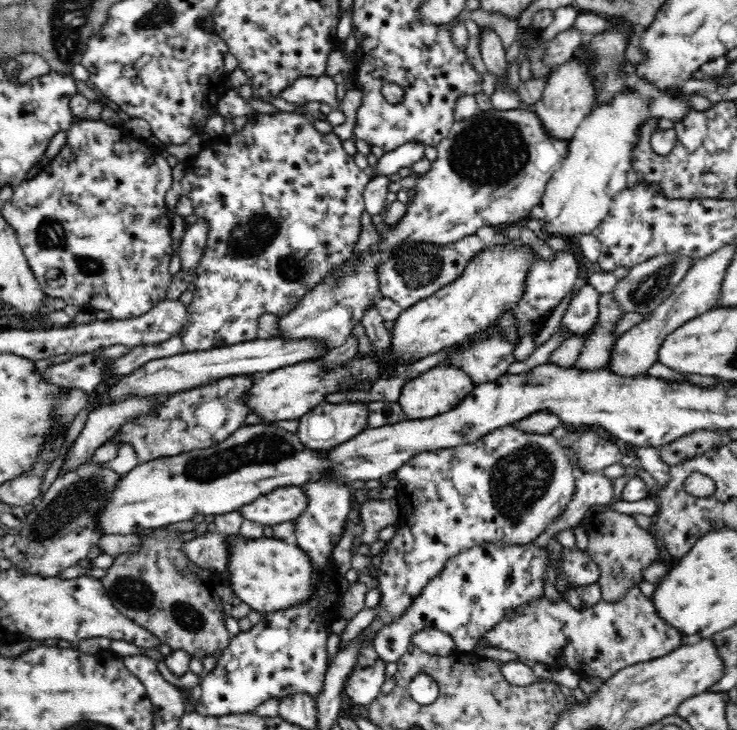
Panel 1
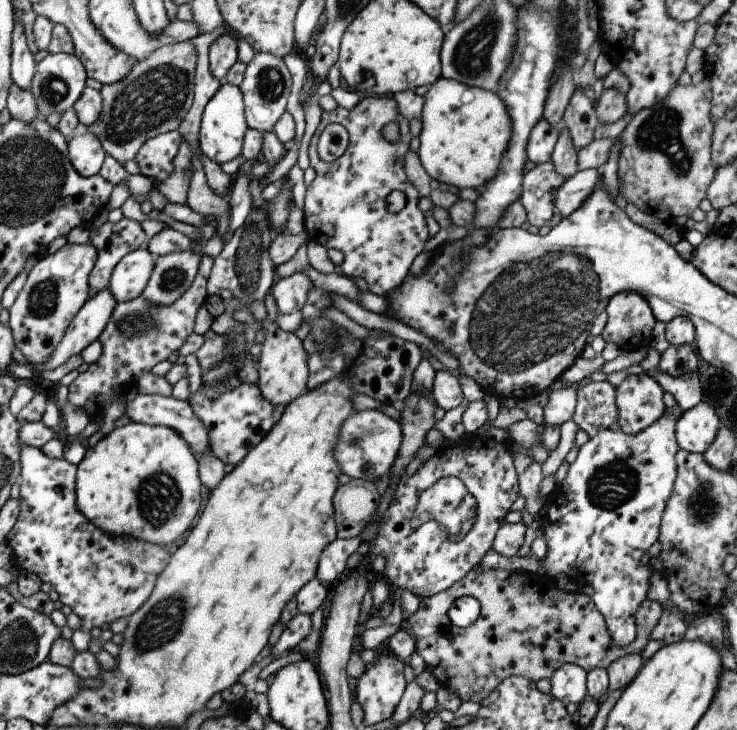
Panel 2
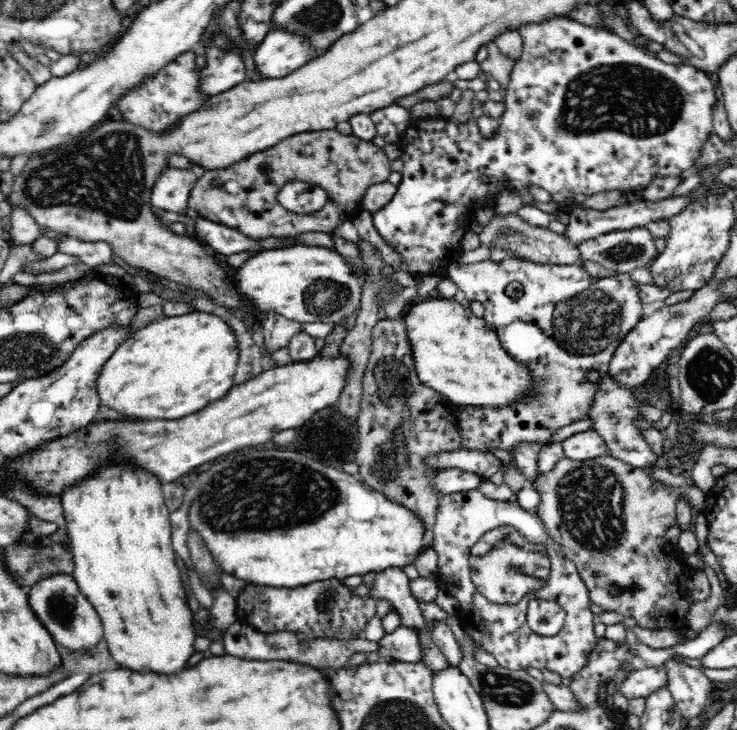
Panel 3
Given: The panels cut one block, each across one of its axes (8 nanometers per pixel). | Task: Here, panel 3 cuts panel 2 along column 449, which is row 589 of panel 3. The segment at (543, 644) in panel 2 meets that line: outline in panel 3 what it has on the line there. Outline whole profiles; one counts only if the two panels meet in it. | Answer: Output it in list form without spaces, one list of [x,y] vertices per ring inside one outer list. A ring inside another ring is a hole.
[[[602,456],[591,460],[576,461],[568,458],[564,458],[558,462],[550,472],[541,473],[533,486],[538,491],[540,496],[539,504],[536,508],[536,513],[540,517],[540,520],[544,523],[546,530],[550,537],[552,537],[557,544],[560,544],[563,554],[566,559],[570,559],[574,566],[578,569],[582,583],[586,585],[586,591],[588,591],[589,599],[592,603],[597,604],[606,612],[618,612],[623,617],[633,618],[636,624],[641,628],[648,628],[648,630],[660,630],[662,628],[669,628],[678,632],[678,634],[685,634],[684,626],[686,620],[688,620],[688,612],[690,612],[690,606],[694,602],[688,599],[688,593],[690,590],[689,582],[693,575],[693,571],[687,567],[686,563],[681,558],[681,552],[671,547],[666,538],[664,532],[670,526],[676,523],[676,501],[678,498],[685,497],[684,492],[680,493],[679,487],[671,485],[665,486],[665,483],[657,481],[652,477],[652,471],[649,468],[636,468],[632,465],[626,464],[626,462],[613,458],[612,456]],[[610,584],[618,584],[623,590],[623,594],[618,598],[612,598],[608,593],[608,586]]]

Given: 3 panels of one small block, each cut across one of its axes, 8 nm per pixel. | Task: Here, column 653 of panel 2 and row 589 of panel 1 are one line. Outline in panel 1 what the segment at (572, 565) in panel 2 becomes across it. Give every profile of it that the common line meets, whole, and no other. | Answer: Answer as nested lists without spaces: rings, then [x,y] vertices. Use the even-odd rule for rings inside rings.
[[[531,544],[472,546],[450,558],[444,570],[435,576],[406,610],[384,623],[373,636],[373,647],[384,664],[396,662],[406,654],[412,636],[425,629],[438,629],[452,635],[456,650],[473,651],[483,632],[489,631],[505,615],[522,603],[544,595],[542,584],[546,551]]]

